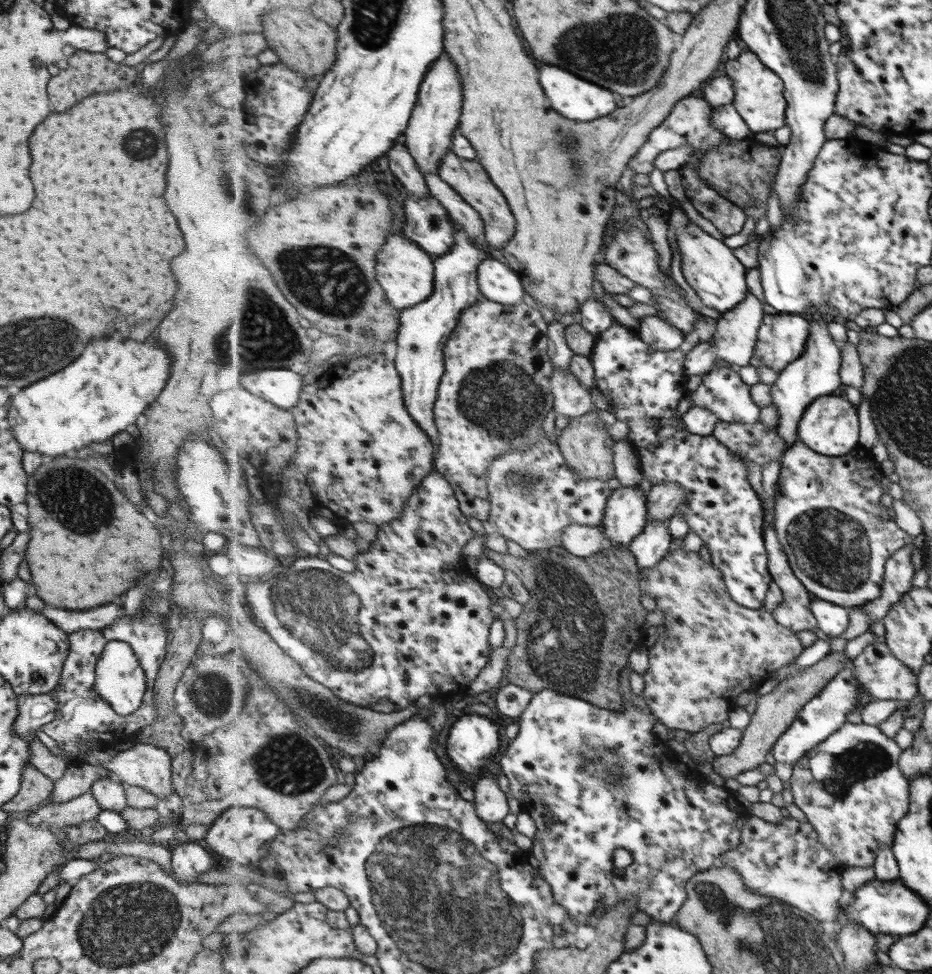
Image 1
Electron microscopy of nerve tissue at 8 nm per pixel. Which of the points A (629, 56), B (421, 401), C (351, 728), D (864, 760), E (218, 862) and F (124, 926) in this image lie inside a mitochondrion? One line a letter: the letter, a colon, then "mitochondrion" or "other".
A: mitochondrion
B: other
C: mitochondrion
D: mitochondrion
E: other
F: mitochondrion

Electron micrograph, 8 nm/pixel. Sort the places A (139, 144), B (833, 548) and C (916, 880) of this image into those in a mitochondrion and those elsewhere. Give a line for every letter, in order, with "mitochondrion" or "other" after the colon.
A: mitochondrion
B: mitochondrion
C: other

